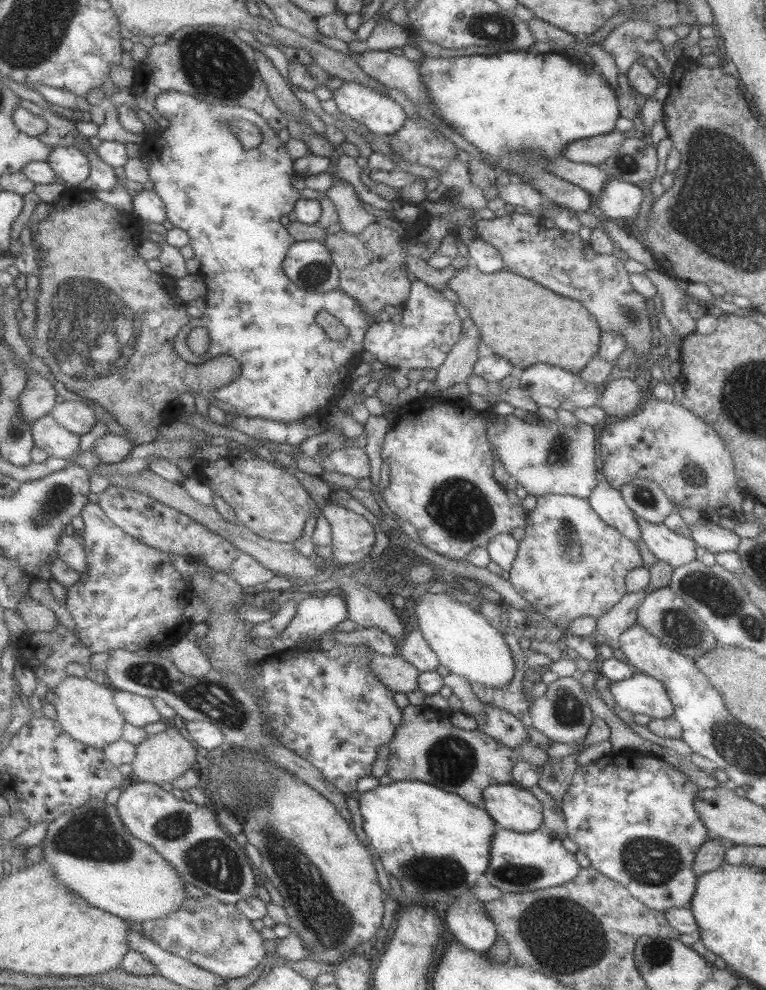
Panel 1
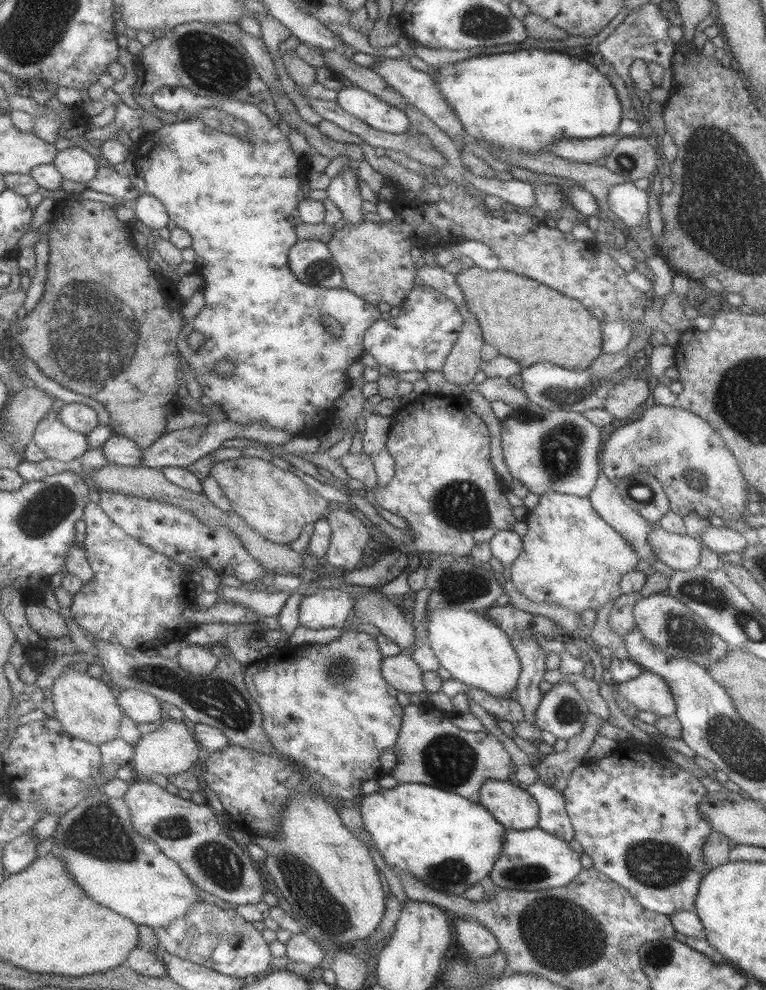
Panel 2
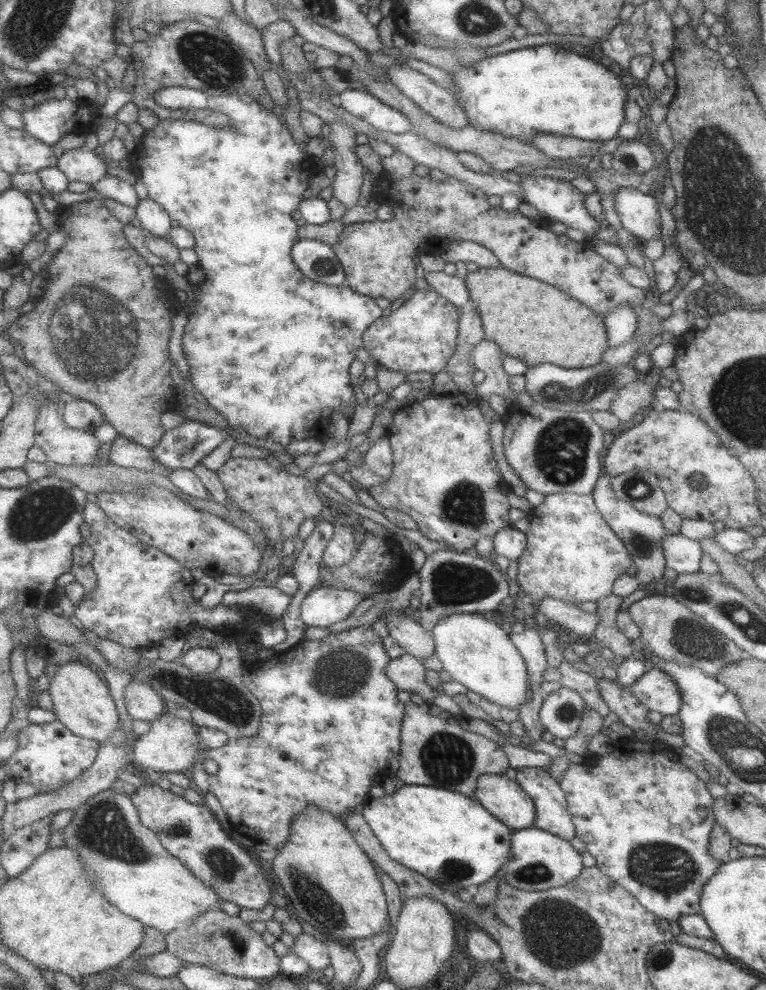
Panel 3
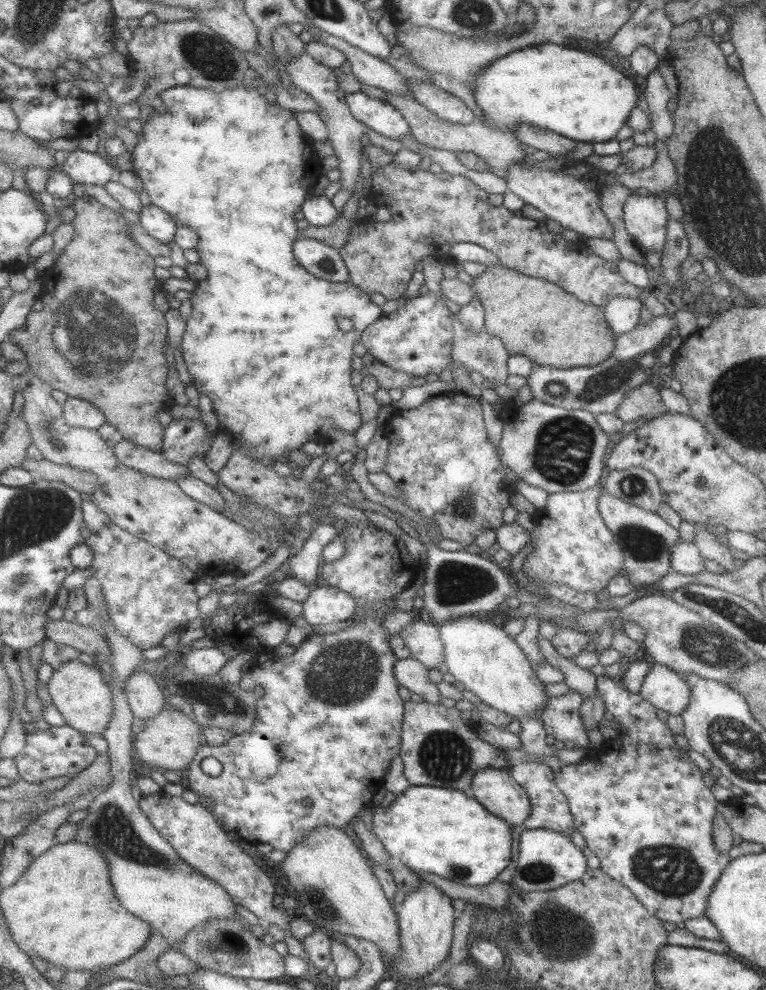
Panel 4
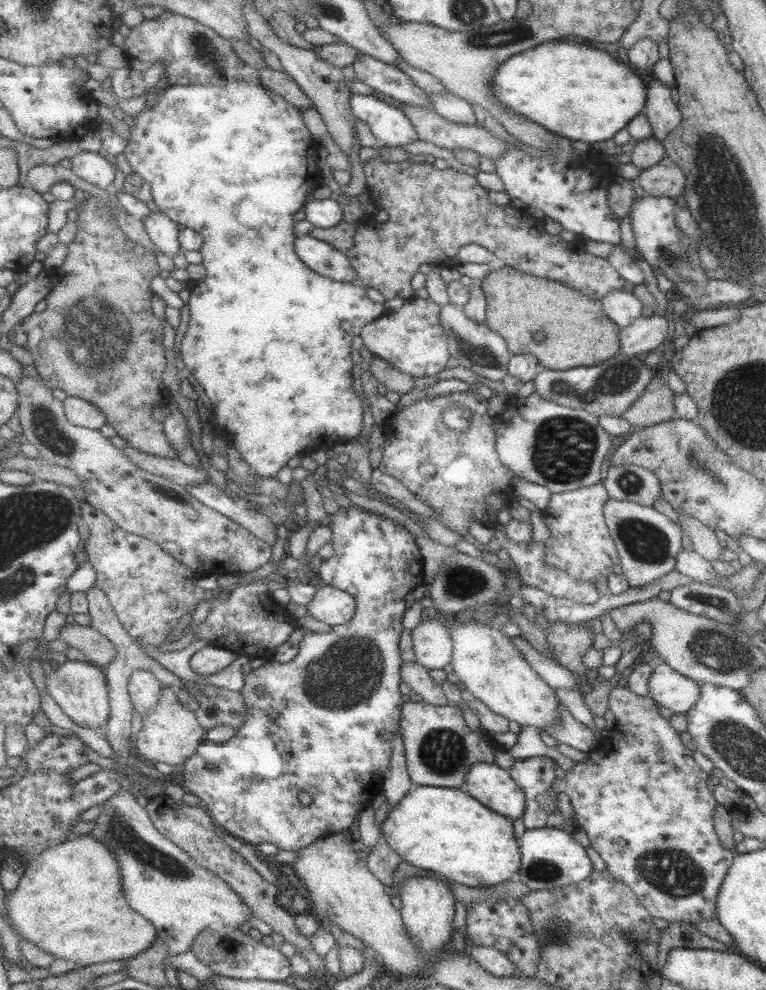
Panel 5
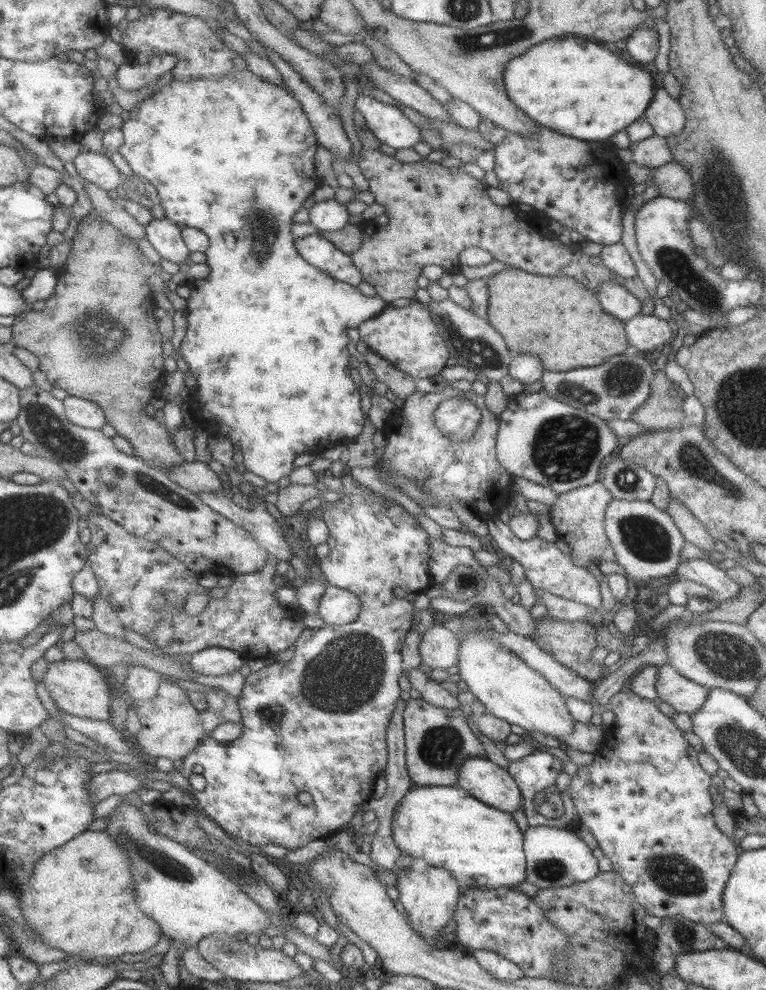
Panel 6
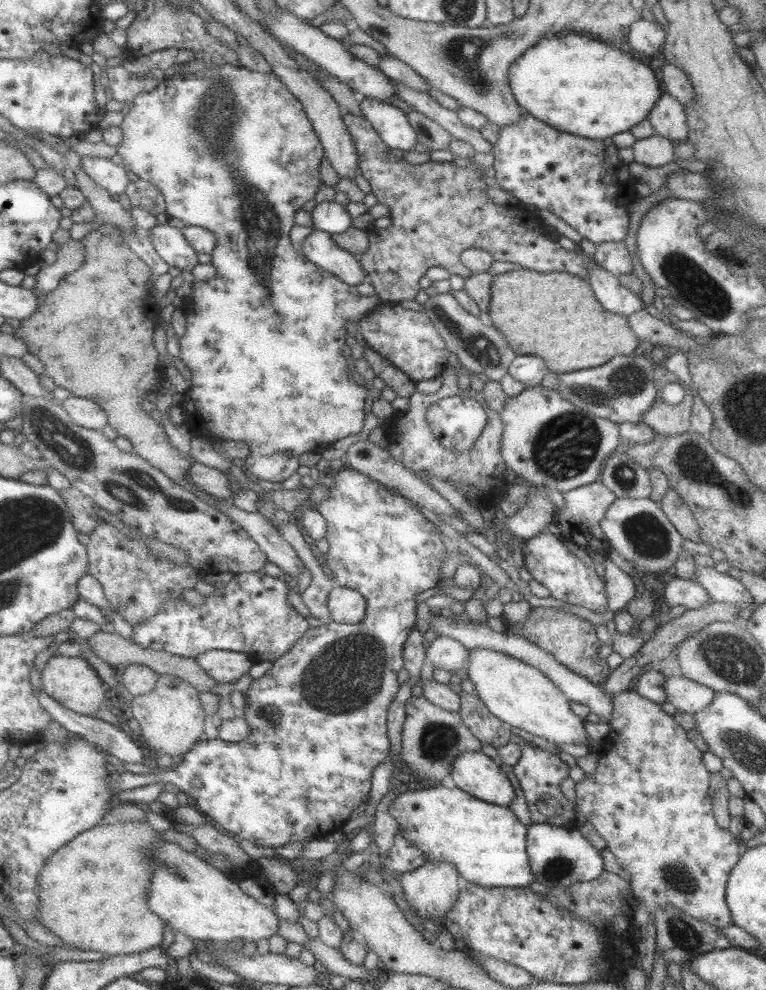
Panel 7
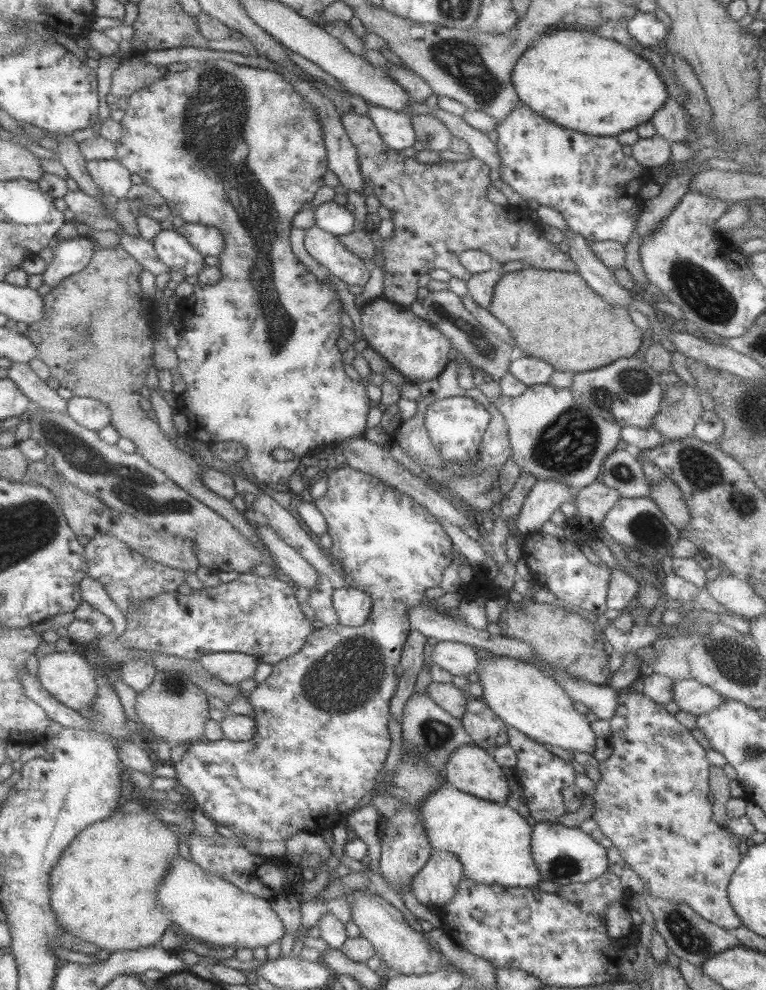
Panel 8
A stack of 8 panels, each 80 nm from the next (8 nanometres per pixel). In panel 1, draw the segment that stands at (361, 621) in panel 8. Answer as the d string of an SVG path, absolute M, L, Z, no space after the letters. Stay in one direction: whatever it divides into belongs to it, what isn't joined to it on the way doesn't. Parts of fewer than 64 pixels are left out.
M329 595L308 598L299 603L297 616L291 621L289 628L271 640L272 646L276 651L294 648L301 638L319 639L348 619L349 606L345 597Z

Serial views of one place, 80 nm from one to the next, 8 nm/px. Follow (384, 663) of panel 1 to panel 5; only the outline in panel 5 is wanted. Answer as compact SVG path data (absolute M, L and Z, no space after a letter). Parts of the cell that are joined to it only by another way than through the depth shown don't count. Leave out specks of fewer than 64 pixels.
M415 661L406 662L401 669L404 682L418 694L422 701L434 706L447 706L451 704L443 695L441 686L428 675L428 669L423 668Z

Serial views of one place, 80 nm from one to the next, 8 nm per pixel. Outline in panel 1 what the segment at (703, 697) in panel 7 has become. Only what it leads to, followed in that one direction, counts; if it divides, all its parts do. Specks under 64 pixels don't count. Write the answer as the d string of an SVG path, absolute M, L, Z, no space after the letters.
M637 673L629 678L610 682L608 691L615 706L634 714L643 714L649 719L663 719L673 715L673 705L659 679Z

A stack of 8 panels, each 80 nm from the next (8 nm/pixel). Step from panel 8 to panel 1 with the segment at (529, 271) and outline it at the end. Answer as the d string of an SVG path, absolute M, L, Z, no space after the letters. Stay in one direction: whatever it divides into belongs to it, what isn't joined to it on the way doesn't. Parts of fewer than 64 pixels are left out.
M473 264L457 269L457 273L447 280L446 286L455 292L462 306L469 310L469 316L480 332L480 340L495 355L508 360L513 367L522 369L543 363L578 374L596 356L602 332L597 321L578 300L559 296L556 292L507 269L483 273Z

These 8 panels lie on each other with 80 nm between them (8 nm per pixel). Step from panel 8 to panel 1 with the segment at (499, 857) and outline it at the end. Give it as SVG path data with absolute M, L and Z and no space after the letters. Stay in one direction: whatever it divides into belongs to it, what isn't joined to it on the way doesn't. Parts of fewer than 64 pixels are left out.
M392 780L389 784L380 784L370 791L360 793L359 809L364 818L364 832L380 856L384 875L394 876L404 894L407 894L405 898L402 896L402 902L434 903L439 906L443 900L469 893L475 880L487 868L490 842L497 824L483 807L469 804L464 797L420 780Z

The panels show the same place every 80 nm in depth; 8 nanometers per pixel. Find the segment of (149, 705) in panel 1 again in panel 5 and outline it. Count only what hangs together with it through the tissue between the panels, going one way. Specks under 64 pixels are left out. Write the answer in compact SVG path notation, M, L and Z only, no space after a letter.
M138 670L131 675L128 689L137 713L141 716L155 711L164 695L165 686L155 673Z

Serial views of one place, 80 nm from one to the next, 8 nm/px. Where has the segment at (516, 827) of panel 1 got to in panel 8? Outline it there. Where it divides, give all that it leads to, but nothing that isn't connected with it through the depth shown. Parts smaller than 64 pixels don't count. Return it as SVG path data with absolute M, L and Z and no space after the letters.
M472 744L456 748L443 770L447 784L471 796L503 803L509 796L507 780L500 767L482 748Z

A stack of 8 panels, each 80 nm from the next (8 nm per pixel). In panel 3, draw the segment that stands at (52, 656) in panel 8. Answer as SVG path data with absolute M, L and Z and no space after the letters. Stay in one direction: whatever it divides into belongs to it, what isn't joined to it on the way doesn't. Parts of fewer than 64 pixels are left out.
M71 660L59 667L49 684L53 712L67 728L77 736L105 743L111 740L120 727L120 710L114 696L109 692L107 681L98 671L83 666L79 661Z

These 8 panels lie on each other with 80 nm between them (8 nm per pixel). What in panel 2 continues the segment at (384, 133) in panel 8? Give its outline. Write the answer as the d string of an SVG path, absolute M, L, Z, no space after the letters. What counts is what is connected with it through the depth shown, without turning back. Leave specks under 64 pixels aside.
M343 87L338 92L337 100L345 111L376 130L404 134L412 128L411 120L404 110L360 87Z

